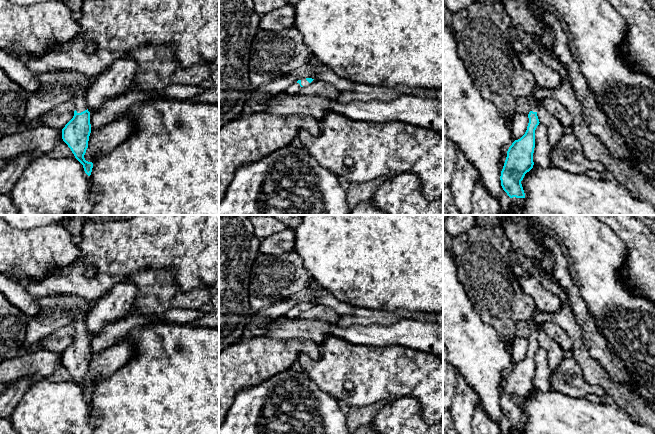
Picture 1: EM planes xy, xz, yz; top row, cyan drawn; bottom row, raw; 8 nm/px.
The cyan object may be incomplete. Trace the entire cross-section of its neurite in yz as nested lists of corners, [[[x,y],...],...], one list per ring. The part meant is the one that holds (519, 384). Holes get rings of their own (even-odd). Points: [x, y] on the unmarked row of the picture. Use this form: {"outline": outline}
{"outline": [[[544,273],[541,275],[541,283],[559,298],[561,307],[553,313],[536,310],[530,321],[531,335],[528,338],[527,354],[507,375],[500,404],[503,414],[512,423],[513,429],[524,428],[525,417],[521,405],[534,389],[535,354],[540,347],[537,333],[545,322],[550,321],[559,324],[571,338],[573,348],[568,354],[581,367],[584,380],[591,385],[599,385],[632,421],[649,426],[655,432],[655,400],[635,392],[630,386],[618,382],[609,375],[606,369],[591,356],[590,349],[584,342],[582,329],[571,309],[567,293]]]}

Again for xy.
{"outline": [[[77,315],[71,325],[75,328],[76,334],[73,342],[62,353],[62,363],[83,389],[85,397],[90,400],[93,387],[84,382],[91,357],[90,336],[86,331],[85,317]]]}

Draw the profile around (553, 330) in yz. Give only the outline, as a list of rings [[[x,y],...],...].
[[[548,321],[542,325],[542,329],[551,339],[555,340],[566,353],[572,350],[573,342],[559,324]]]

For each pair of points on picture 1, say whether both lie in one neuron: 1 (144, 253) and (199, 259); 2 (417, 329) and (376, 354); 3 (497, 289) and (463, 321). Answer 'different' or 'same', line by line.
1: same
2: different
3: different

